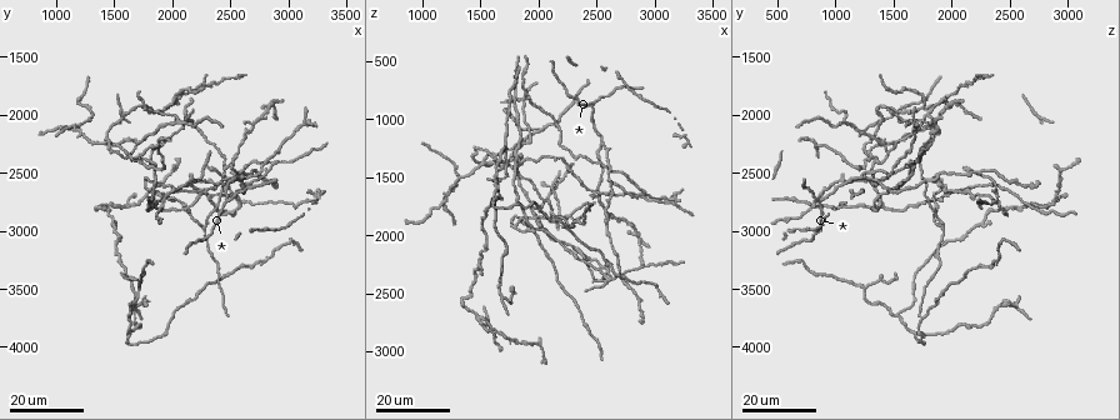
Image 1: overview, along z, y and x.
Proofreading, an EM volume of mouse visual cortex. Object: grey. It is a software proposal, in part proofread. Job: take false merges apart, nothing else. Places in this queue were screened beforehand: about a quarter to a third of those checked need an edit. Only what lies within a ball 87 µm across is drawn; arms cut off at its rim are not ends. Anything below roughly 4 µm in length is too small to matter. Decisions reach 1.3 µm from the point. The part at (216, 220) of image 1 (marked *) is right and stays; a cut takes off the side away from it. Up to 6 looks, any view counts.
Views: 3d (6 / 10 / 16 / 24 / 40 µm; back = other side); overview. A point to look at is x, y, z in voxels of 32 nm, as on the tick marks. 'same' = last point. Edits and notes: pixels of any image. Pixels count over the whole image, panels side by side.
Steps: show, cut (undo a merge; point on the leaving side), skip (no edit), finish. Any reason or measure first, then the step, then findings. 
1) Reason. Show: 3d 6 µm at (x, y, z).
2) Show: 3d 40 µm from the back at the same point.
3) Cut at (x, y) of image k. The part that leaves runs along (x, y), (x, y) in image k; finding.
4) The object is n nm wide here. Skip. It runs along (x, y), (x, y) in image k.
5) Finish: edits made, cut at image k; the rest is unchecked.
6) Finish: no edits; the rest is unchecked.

Three-way junction. Show: 3d 24 µm at (1860, 2720, 1360).

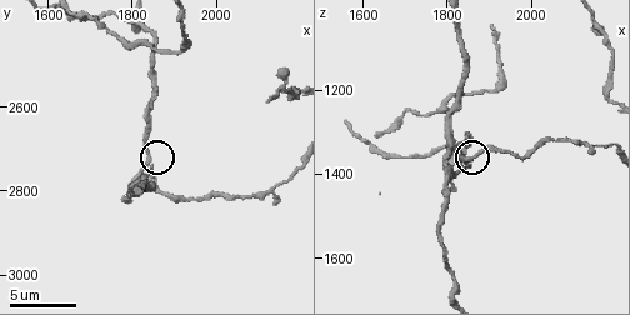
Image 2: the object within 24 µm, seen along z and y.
Show: 3d 10 µm at (1835, 2730, 1390).

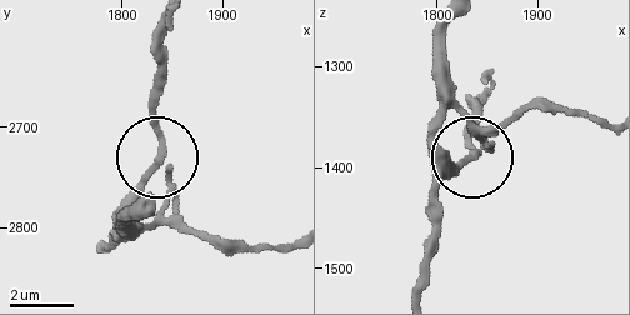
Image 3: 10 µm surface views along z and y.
The object is 180 nm wide here. Skip. It runs along (293, 241), (220, 250), (180, 218), (156, 161), (156, 66) in image 3; one cell here.

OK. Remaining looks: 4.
Show: 3d 16 µm at (2300, 3440, 2000).

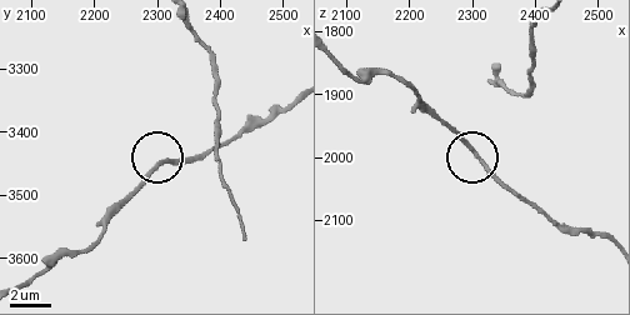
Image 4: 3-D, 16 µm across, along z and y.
Closer look. Show: 3d 6 µm at (2305, 3455, 1990).

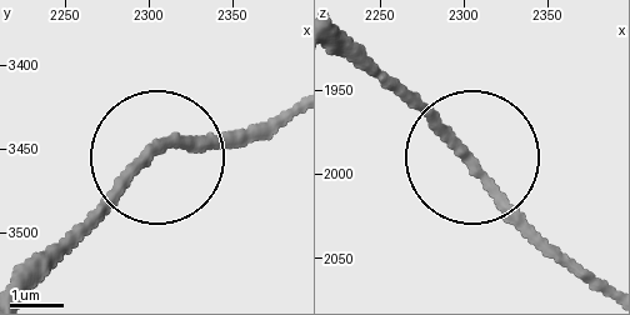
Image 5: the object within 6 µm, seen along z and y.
The object is 200 nm wide here. Skip. Continuous, no second cell.

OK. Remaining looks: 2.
A fork. Show: 3d 16 µm at (1500, 2760, 2720).

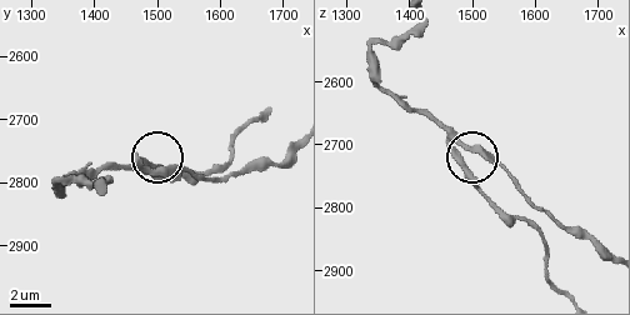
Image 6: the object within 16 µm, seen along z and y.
Show: 3d 6 µm at (1490, 2780, 2705).

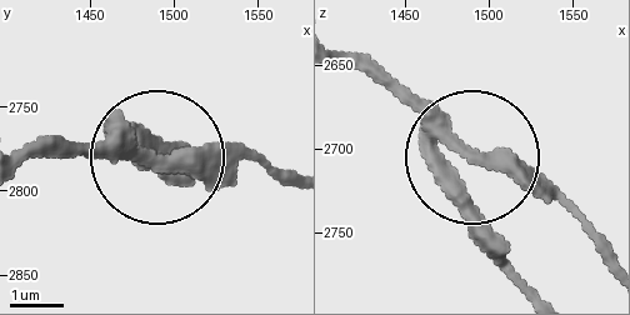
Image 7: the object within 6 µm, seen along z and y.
3 arms meet here. Skip. Continuous, no second cell.

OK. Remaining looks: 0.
Finish: no edits; the rest is unchecked.

